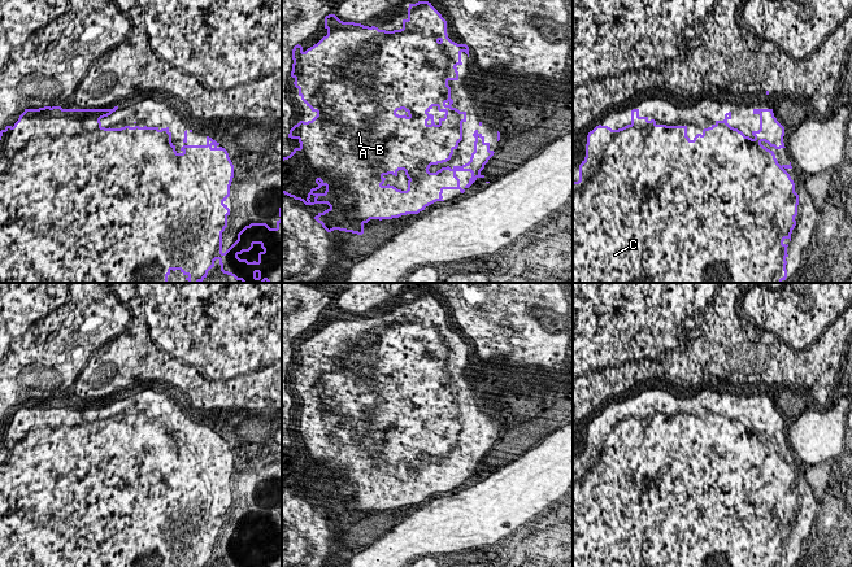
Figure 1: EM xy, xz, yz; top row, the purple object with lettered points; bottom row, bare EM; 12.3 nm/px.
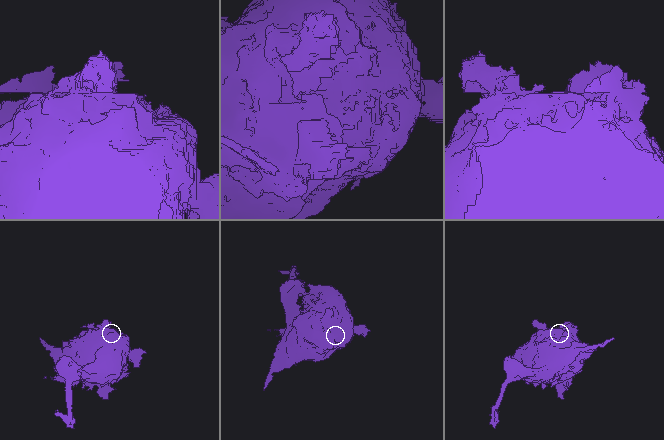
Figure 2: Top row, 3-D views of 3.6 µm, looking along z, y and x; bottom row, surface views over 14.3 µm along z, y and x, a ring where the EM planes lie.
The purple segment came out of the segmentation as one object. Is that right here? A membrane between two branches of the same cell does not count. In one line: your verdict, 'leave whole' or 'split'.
leave whole

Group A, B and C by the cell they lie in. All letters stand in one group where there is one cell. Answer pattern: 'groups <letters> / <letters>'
groups A B C

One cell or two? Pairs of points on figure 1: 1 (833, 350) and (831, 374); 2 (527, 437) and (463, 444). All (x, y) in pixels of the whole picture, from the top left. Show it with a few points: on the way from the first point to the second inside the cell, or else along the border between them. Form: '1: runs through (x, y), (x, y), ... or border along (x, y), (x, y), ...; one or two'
1: runs through (833, 356), (833, 369); one
2: runs through (508, 419), (505, 417), (474, 418), (468, 424); one

